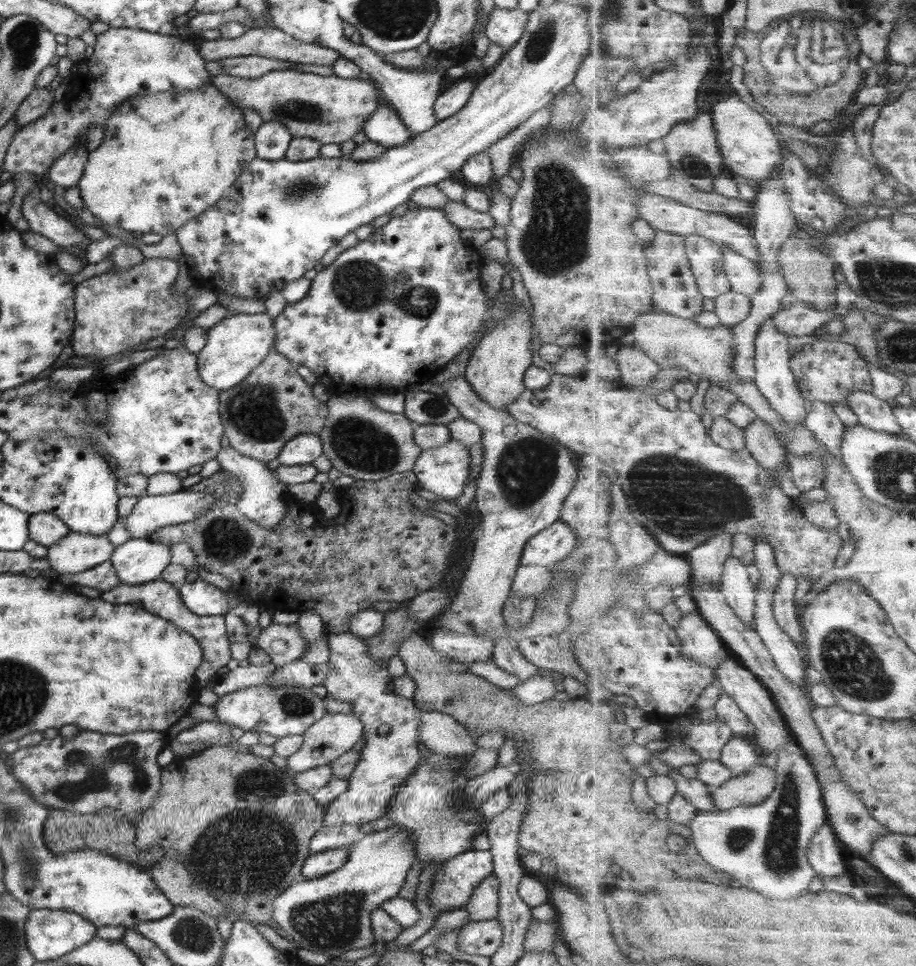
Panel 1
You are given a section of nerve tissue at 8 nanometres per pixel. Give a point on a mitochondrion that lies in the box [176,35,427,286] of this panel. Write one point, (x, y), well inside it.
(299, 111)

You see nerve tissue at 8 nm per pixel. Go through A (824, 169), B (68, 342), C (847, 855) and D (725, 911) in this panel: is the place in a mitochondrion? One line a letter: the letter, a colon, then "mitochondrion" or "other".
A: other
B: other
C: other
D: other

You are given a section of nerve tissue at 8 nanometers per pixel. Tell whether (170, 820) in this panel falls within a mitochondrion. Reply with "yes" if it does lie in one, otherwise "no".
no

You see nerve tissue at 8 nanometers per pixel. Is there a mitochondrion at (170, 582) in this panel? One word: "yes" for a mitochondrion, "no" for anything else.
no

